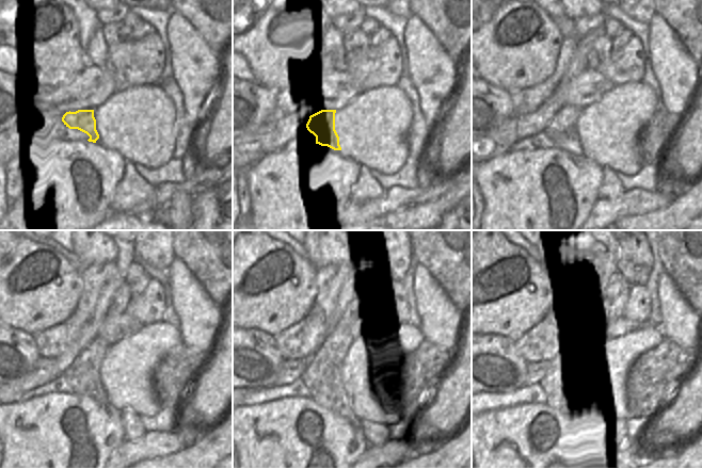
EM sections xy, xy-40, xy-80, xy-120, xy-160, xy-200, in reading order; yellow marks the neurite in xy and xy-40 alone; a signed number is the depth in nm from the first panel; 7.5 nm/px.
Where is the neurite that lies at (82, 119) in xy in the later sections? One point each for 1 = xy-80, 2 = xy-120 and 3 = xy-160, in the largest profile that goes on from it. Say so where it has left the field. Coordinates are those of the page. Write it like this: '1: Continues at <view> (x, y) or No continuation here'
1: Continues at xy-80 (561, 130)
2: Continues at xy-120 (83, 375)
3: Continues at xy-160 (322, 376).

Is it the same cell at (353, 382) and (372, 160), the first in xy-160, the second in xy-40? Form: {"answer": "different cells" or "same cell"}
{"answer": "same cell"}

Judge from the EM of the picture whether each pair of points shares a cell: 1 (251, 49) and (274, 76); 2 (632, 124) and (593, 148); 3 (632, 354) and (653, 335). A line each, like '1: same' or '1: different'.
1: same
2: same
3: same

